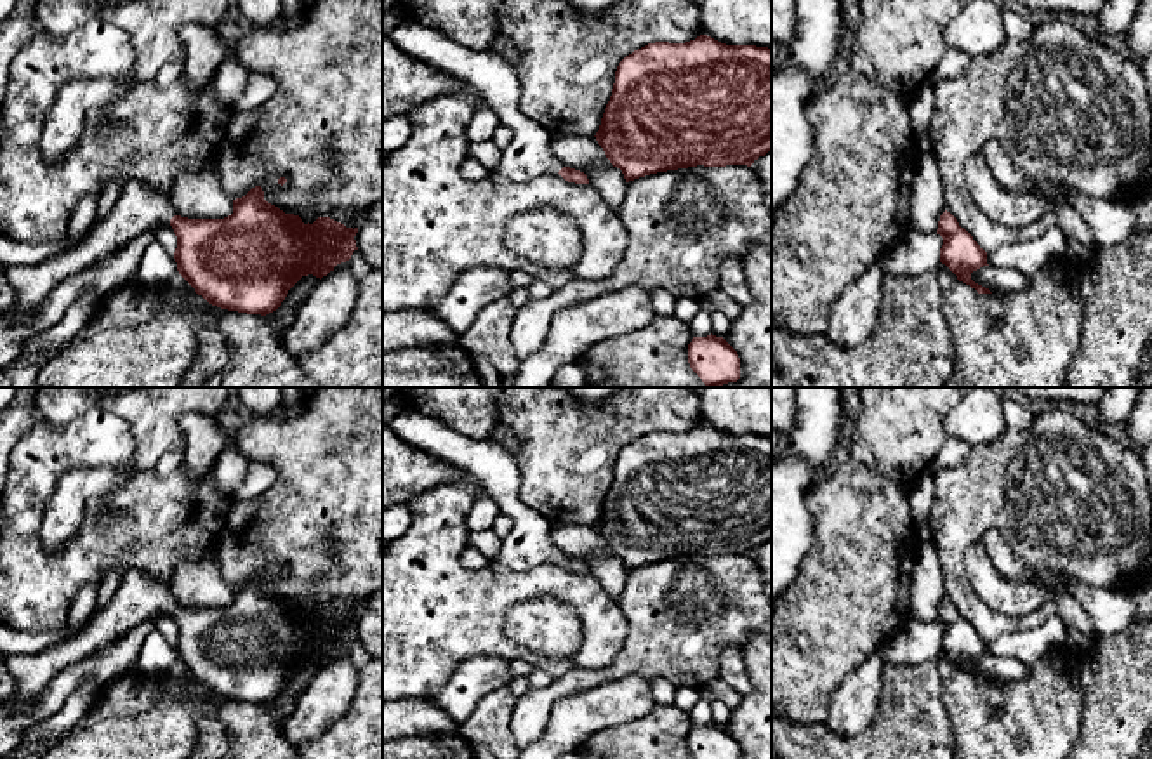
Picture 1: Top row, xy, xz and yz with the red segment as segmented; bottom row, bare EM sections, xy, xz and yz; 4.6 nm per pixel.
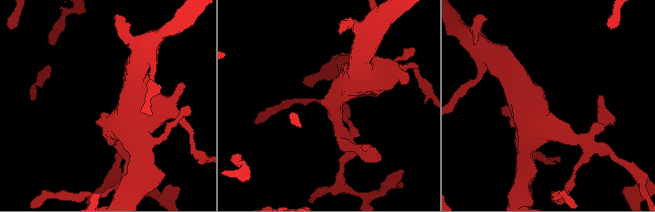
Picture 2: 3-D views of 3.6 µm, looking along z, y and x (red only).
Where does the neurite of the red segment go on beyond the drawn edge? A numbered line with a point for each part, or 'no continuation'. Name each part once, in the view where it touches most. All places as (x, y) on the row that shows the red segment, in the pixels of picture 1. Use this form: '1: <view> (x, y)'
1: xz (527, 157)

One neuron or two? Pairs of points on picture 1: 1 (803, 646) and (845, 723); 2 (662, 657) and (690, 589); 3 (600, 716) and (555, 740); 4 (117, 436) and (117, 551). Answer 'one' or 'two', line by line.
1: two
2: one
3: one
4: one

